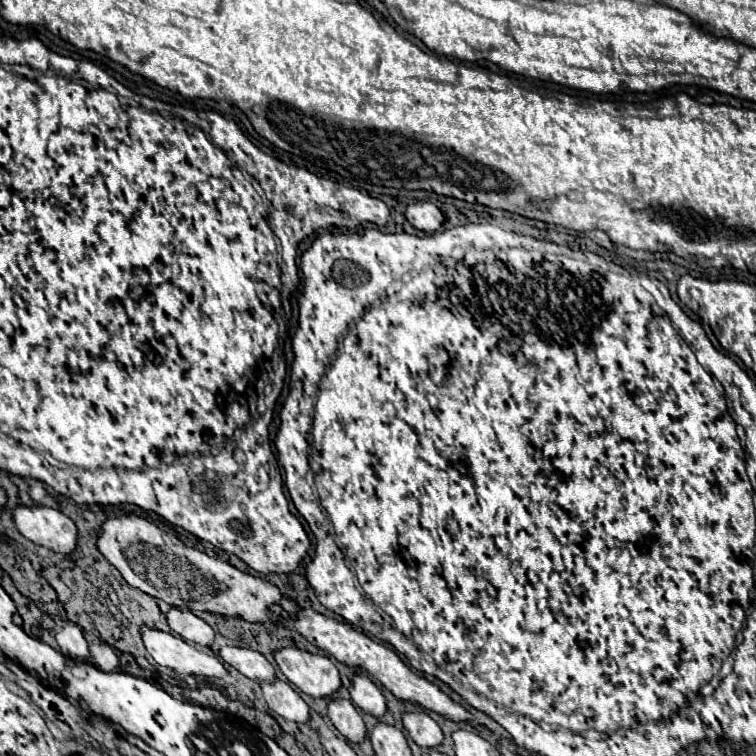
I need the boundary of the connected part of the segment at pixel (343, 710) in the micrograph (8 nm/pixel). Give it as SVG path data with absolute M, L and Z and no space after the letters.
M335 698L327 704L327 716L333 726L349 740L359 744L365 738L365 722L361 712L351 704L351 700Z

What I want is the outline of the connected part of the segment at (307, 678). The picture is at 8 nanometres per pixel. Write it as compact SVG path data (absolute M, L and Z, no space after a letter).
M279 648L273 656L287 680L311 698L331 696L341 686L339 672L327 656L309 654L299 648Z

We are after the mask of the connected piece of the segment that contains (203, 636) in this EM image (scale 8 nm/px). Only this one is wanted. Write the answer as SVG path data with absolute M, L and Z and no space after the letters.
M173 606L167 612L167 622L169 622L169 628L175 634L179 634L185 642L195 642L195 644L203 644L203 646L213 644L213 636L215 636L213 628L189 610L179 610Z

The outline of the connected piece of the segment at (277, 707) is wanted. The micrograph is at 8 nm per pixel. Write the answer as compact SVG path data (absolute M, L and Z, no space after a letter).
M283 680L261 682L261 690L263 690L263 698L265 698L267 706L275 714L283 716L285 720L293 720L293 722L309 720L309 706L293 690L293 686L289 682L283 682Z

